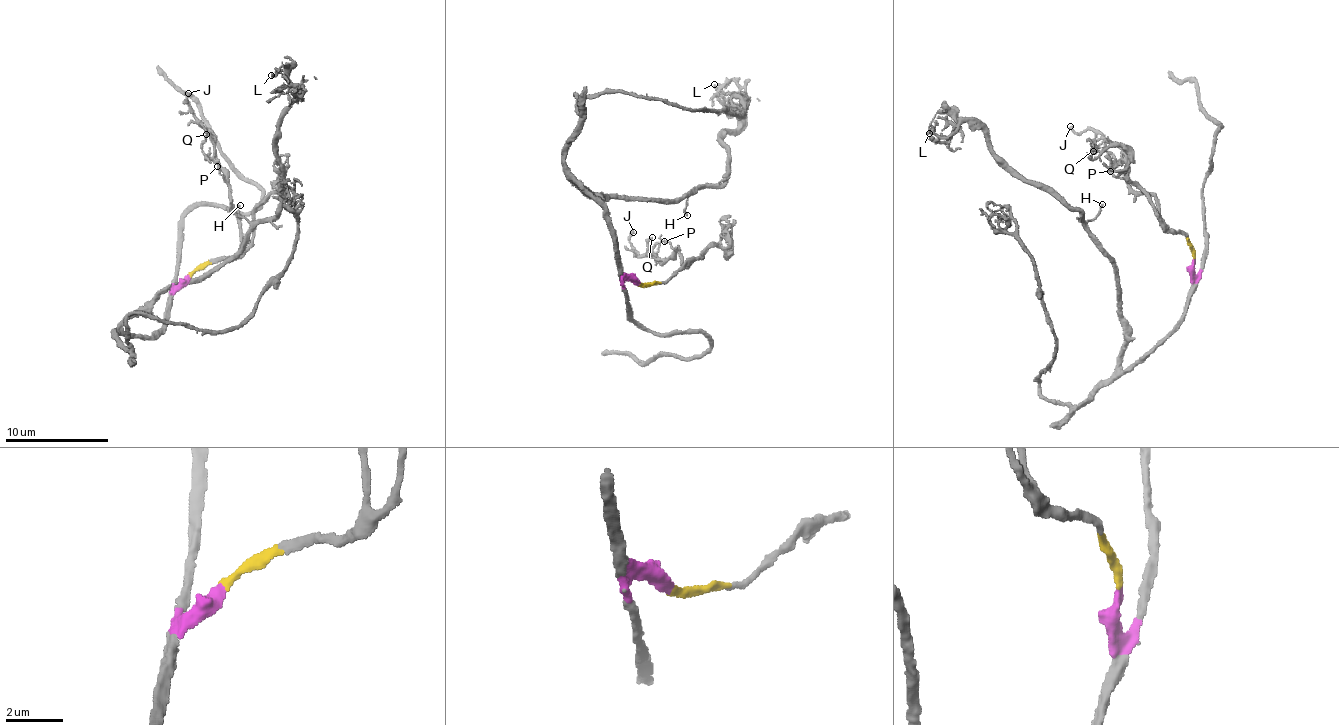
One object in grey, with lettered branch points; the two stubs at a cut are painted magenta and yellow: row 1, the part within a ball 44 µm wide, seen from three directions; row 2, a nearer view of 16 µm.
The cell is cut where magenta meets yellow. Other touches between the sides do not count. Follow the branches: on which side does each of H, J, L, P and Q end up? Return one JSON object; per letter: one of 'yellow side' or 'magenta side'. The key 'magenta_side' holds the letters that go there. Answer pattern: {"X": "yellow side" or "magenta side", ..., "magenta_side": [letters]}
{"H": "magenta side", "J": "yellow side", "L": "magenta side", "P": "yellow side", "Q": "yellow side", "magenta_side": ["H", "L"]}

